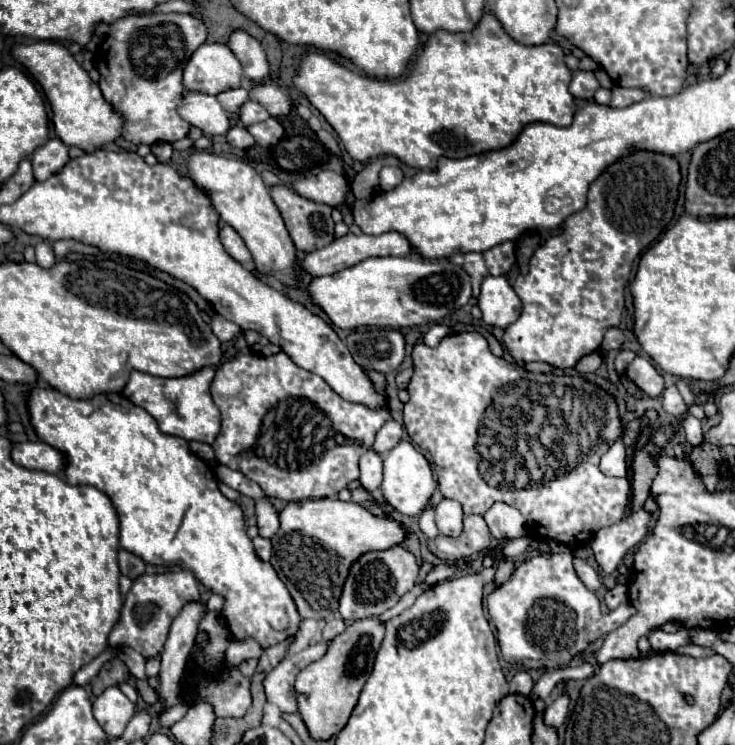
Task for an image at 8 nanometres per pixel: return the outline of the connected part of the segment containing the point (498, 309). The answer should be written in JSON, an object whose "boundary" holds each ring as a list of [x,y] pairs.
{"boundary":[[[487,276],[481,284],[477,304],[483,312],[483,322],[501,330],[515,322],[521,312],[521,300],[505,276]]]}

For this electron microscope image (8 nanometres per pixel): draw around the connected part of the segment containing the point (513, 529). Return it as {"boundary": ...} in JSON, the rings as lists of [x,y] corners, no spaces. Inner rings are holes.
{"boundary":[[[497,502],[485,512],[485,522],[493,534],[493,538],[519,538],[525,534],[525,520],[521,512],[509,504]]]}

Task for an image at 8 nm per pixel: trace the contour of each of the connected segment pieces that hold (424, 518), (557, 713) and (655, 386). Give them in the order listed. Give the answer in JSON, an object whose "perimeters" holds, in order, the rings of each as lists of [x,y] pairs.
{"perimeters":[[[[425,508],[425,510],[421,512],[421,516],[419,516],[419,528],[421,528],[421,532],[427,534],[429,538],[439,534],[439,530],[437,530],[437,526],[435,526],[435,520],[433,520],[433,508]]],[[[561,696],[557,698],[551,706],[547,706],[547,710],[543,712],[543,722],[545,726],[551,726],[551,728],[559,728],[567,716],[567,708],[569,708],[569,696]]],[[[635,358],[629,366],[627,366],[627,376],[631,382],[635,382],[643,392],[647,392],[649,396],[659,396],[665,388],[665,380],[663,376],[655,370],[655,366],[647,360],[647,358]]]]}

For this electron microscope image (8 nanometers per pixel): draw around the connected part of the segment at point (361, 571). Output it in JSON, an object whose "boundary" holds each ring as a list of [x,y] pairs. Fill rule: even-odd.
{"boundary":[[[399,544],[387,550],[365,552],[349,568],[339,598],[339,614],[343,616],[343,620],[357,620],[359,616],[379,616],[395,606],[397,600],[417,584],[417,576],[419,564],[415,554]]]}

